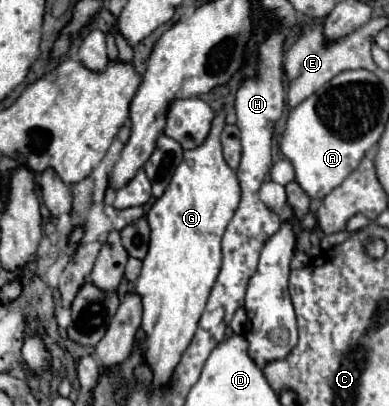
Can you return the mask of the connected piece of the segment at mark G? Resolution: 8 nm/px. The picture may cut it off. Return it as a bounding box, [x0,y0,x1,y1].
[134,127,240,389]

